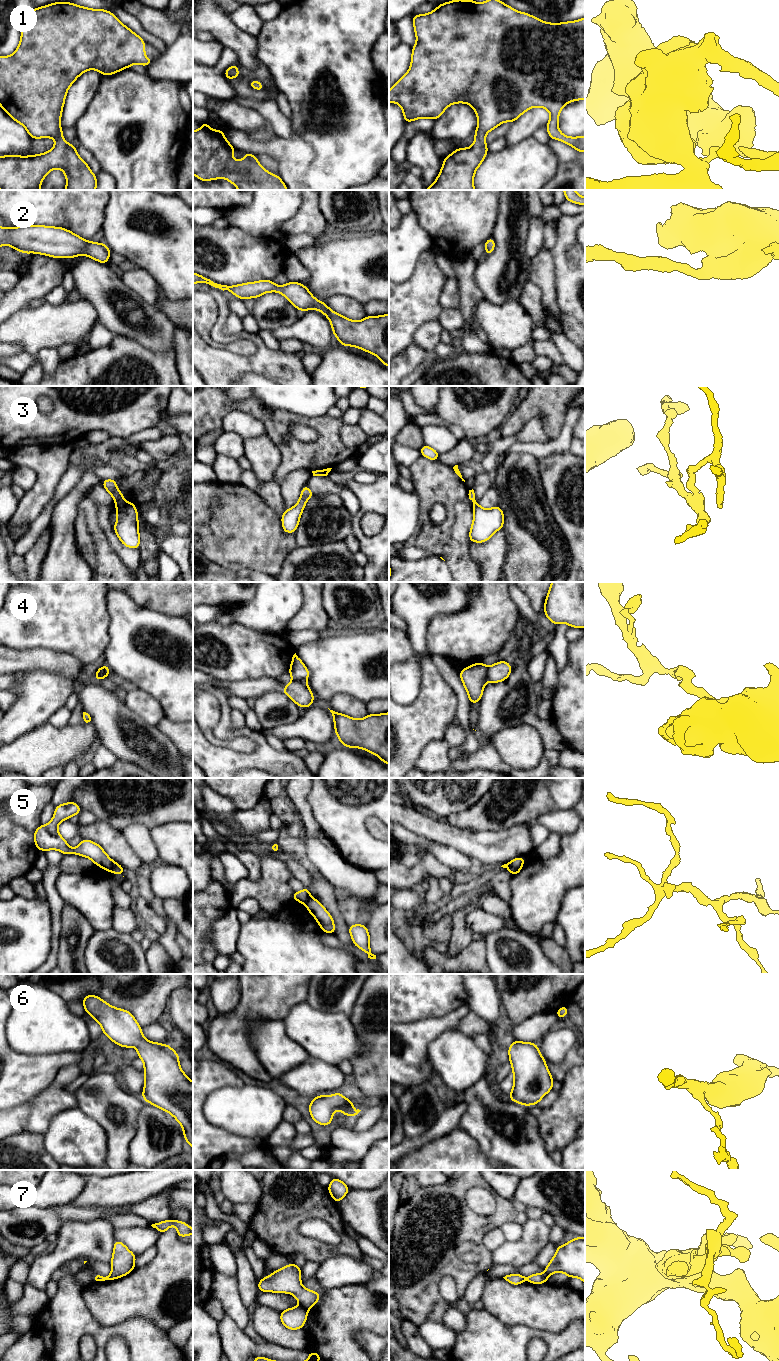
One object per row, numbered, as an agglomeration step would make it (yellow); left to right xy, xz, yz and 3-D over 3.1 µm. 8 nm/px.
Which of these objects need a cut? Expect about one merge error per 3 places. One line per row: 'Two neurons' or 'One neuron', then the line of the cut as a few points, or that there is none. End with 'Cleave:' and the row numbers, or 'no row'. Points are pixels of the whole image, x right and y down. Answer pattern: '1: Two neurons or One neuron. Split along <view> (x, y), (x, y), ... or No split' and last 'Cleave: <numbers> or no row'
1: One neuron. No split
2: One neuron. No split
3: Two neurons. Split along xy (124, 501), (116, 503)
4: Two neurons. Split along xz (293, 679), (305, 682)
5: Two neurons. Split along xy (113, 862), (110, 871)
6: One neuron. No split
7: Two neurons. Split along xz (301, 1306), (306, 1310)
Cleave: 3, 4, 5, 7

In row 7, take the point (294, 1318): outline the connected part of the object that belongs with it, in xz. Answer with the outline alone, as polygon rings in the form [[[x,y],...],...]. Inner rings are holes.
[[[292,1307],[280,1312],[282,1325],[290,1330],[303,1329],[307,1316],[307,1310],[302,1307]]]

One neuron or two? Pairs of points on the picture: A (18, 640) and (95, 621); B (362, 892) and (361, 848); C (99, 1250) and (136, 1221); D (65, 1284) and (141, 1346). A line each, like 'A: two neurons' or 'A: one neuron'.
A: one neuron
B: two neurons
C: two neurons
D: one neuron

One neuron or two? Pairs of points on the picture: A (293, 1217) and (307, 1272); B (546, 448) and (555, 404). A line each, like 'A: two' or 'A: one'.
A: two
B: two

